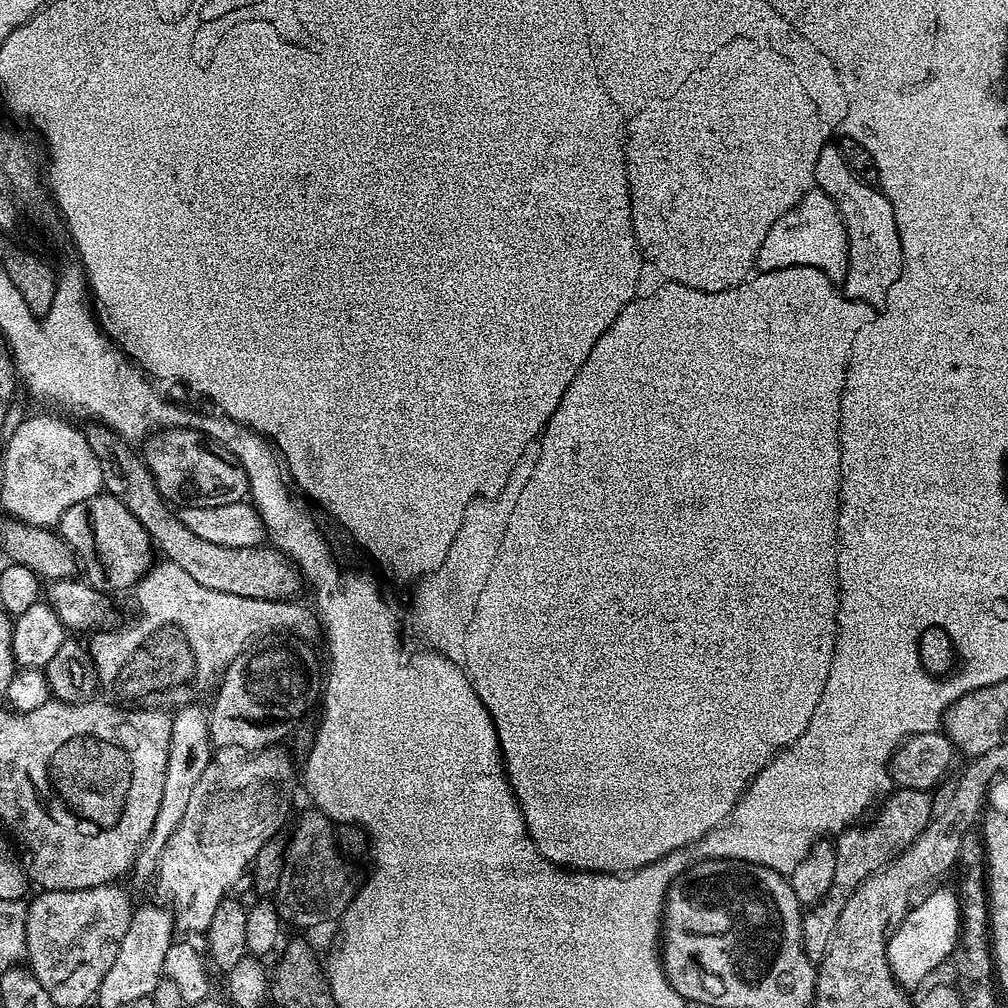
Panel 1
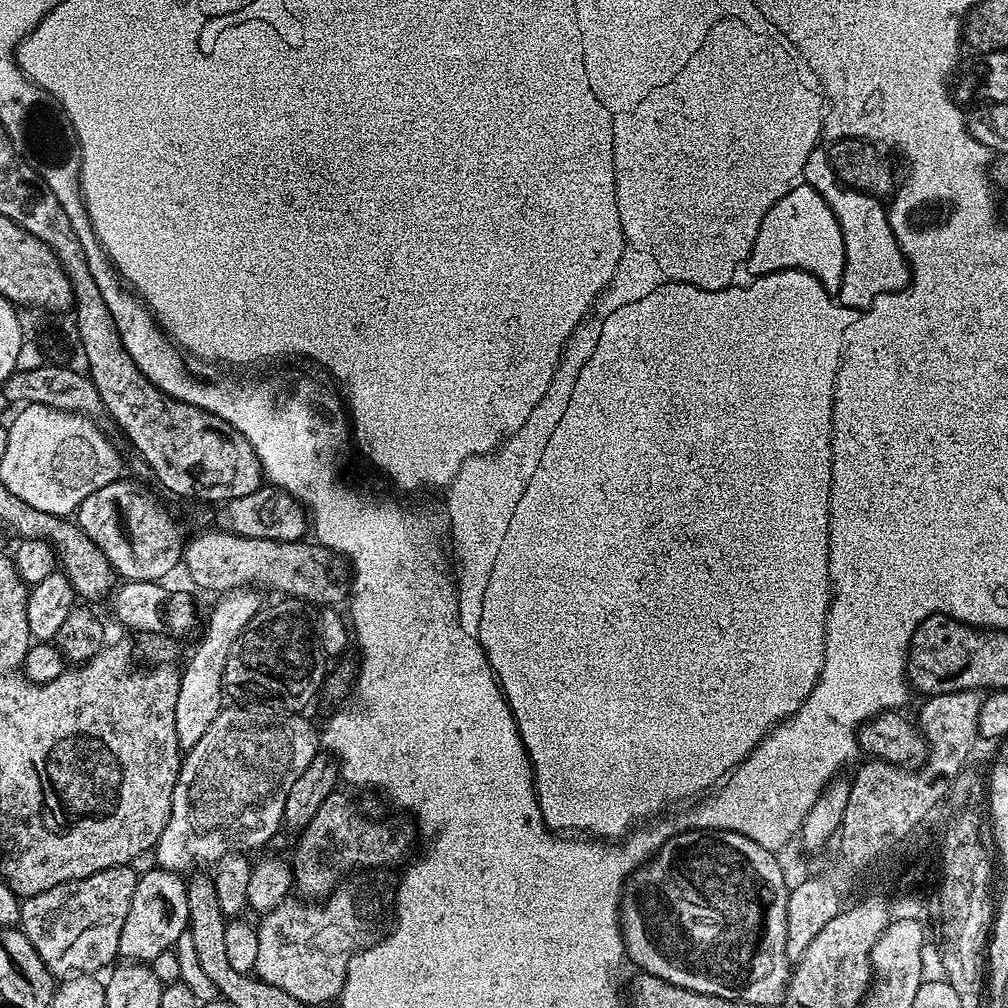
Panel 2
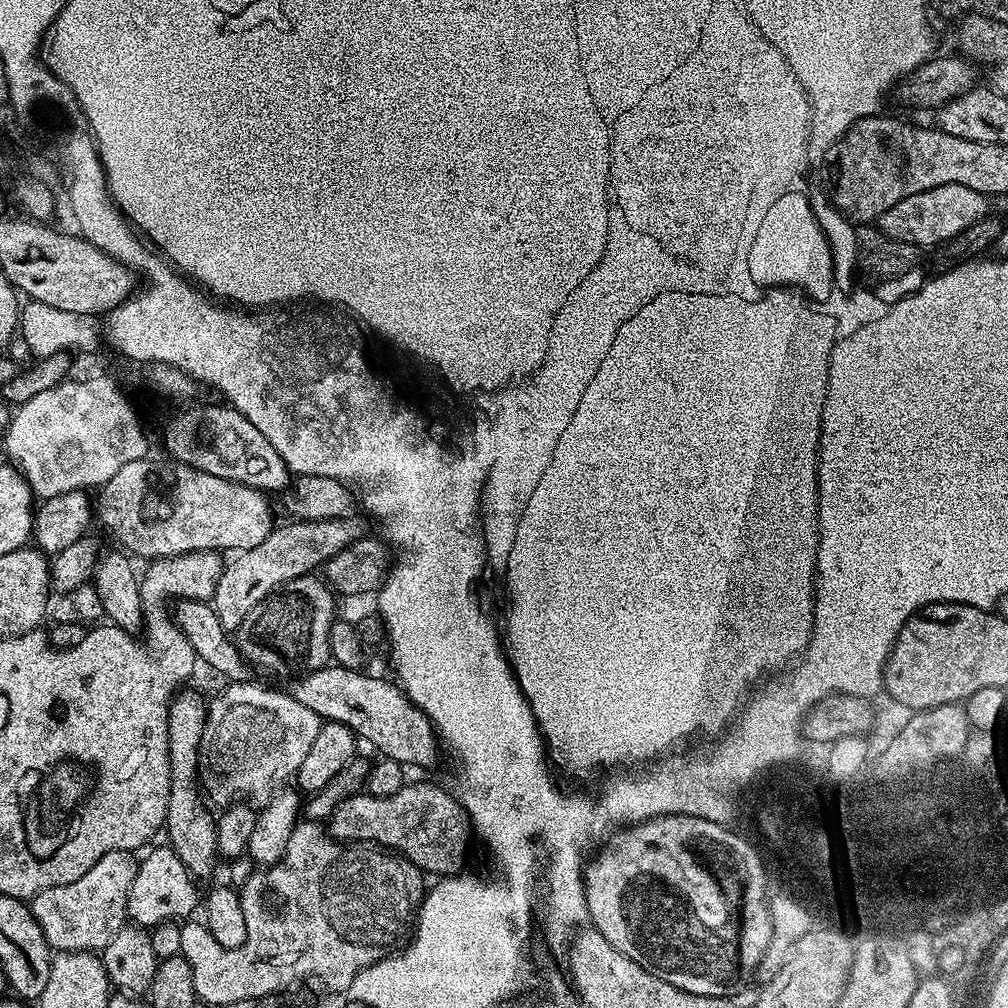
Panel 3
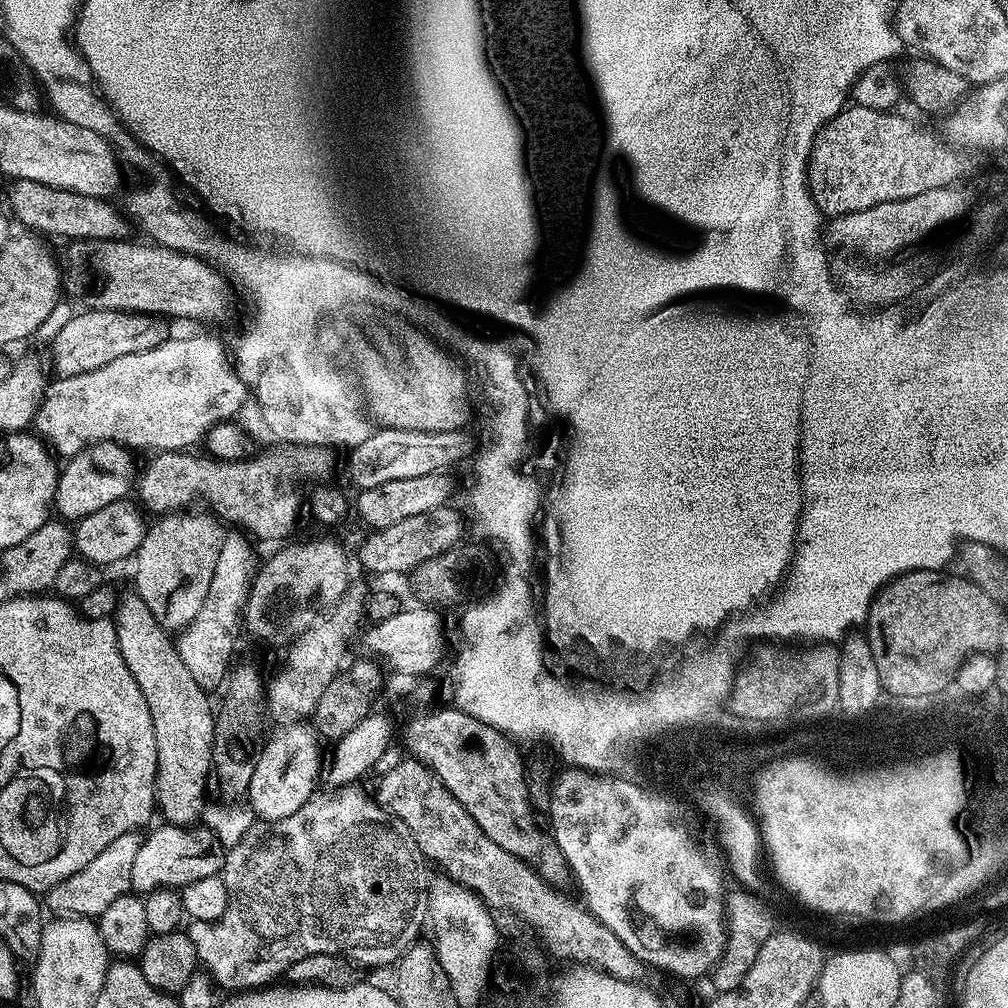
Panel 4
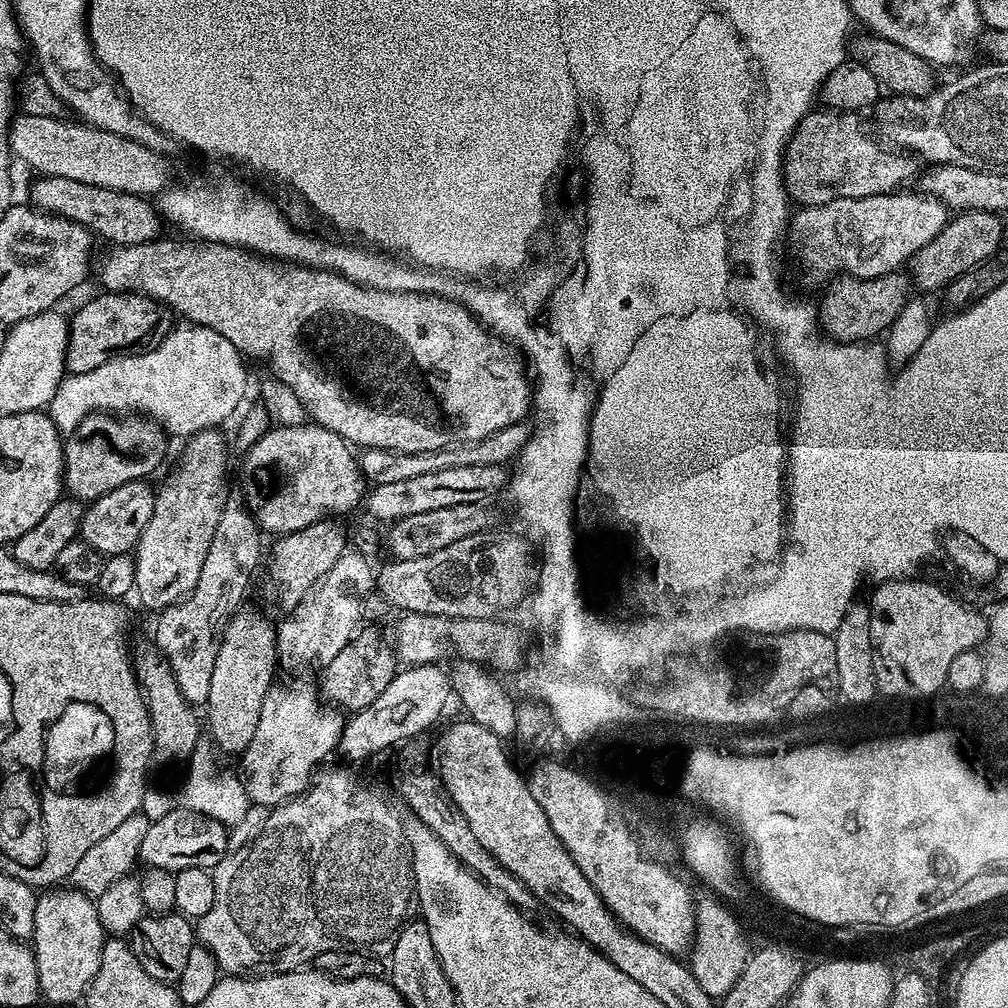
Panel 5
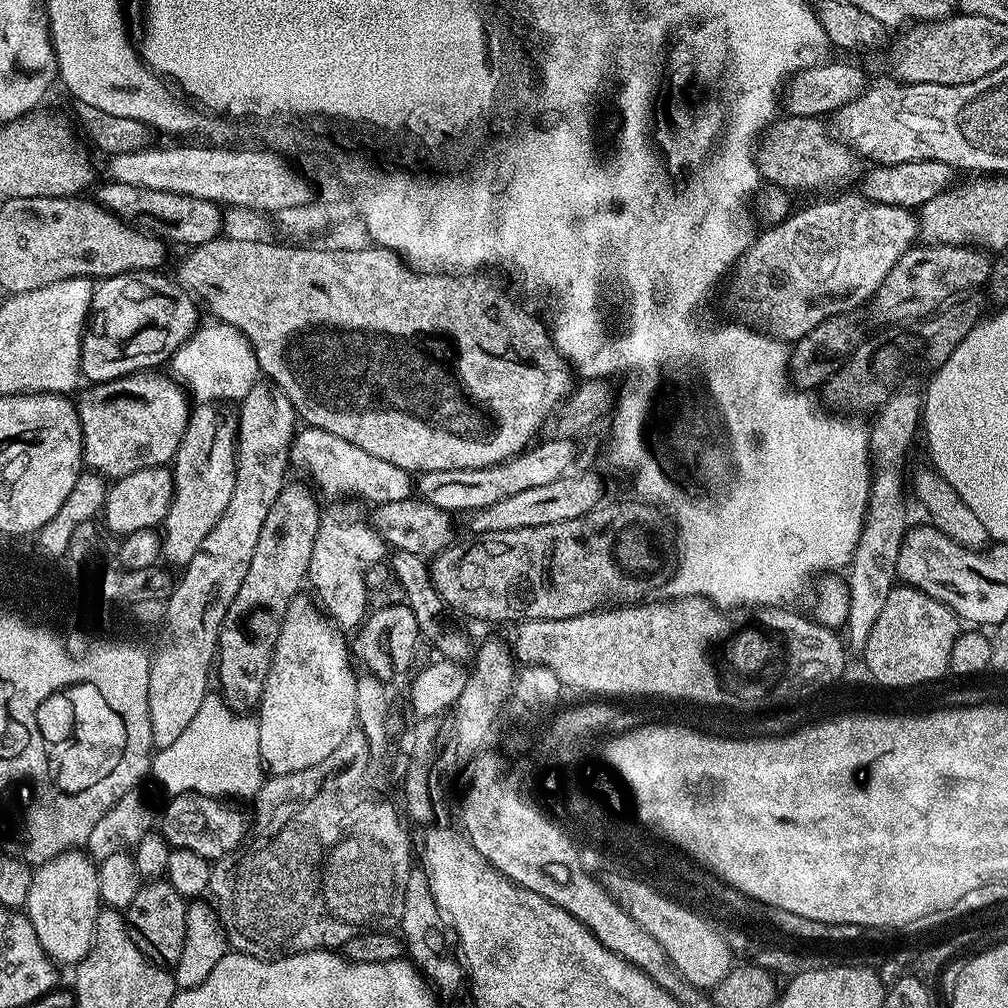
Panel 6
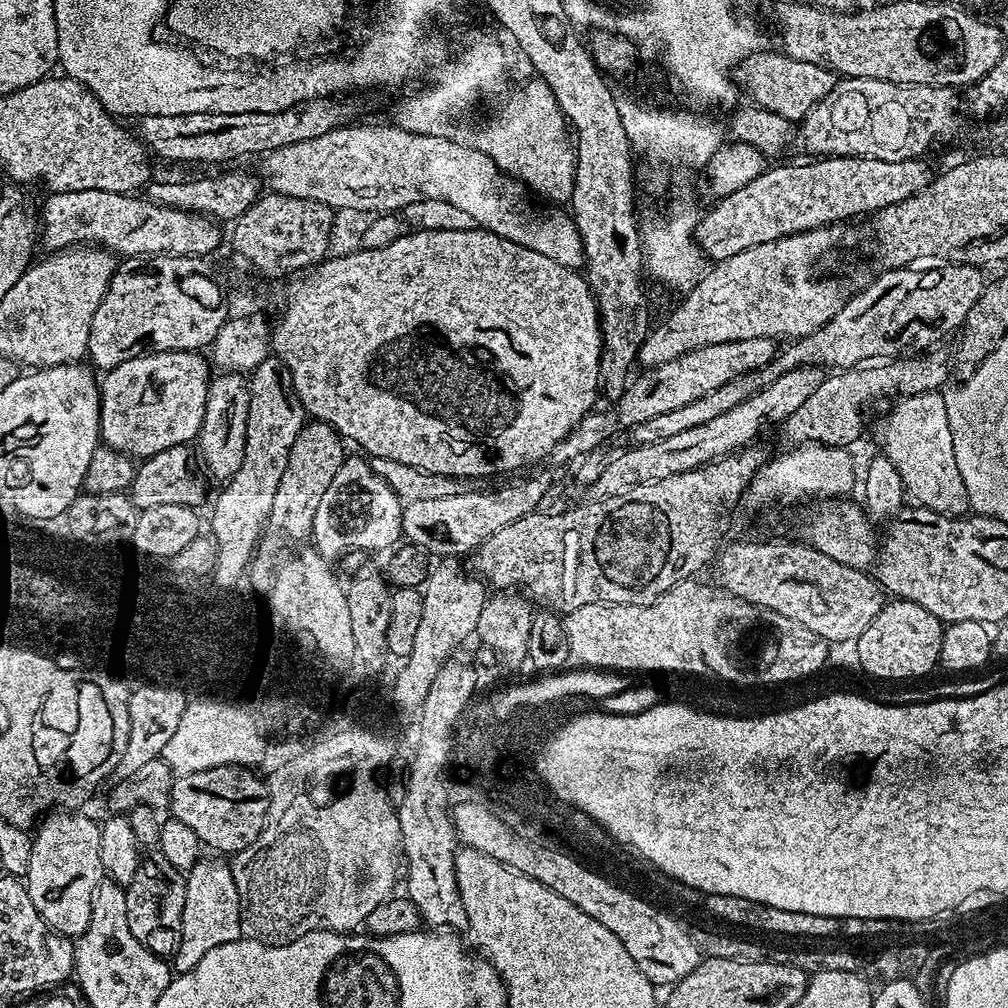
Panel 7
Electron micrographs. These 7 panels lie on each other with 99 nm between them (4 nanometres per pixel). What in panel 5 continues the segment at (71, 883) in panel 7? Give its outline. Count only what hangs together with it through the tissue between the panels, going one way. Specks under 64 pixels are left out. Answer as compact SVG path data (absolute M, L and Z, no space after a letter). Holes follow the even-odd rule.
M56 886L45 891L36 902L34 930L30 937L36 954L41 997L45 1001L48 999L52 1004L72 1004L75 1000L77 1003L88 991L94 974L98 974L105 939L106 933L98 918L95 899L88 893L71 886Z

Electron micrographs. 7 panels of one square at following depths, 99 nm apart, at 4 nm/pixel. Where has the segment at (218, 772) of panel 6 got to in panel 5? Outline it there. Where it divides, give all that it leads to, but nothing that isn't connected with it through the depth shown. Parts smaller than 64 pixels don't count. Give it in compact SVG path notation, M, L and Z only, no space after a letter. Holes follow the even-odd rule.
M202 740L189 757L186 766L188 770L184 780L173 794L168 790L145 791L141 813L147 817L149 823L164 818L174 808L206 814L207 817L222 822L228 828L234 828L234 825L240 823L247 816L249 805L246 792L239 790L239 792L234 793L225 790L218 774L214 754L216 755L216 752L211 743Z

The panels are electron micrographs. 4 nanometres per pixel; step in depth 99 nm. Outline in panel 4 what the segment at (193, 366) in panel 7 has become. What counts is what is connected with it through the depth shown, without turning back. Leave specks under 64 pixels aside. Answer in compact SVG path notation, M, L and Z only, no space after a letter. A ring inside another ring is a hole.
M102 442L69 459L65 463L68 465L65 468L63 465L56 481L56 493L52 499L55 515L64 522L79 522L82 518L94 514L94 510L102 510L102 506L110 506L114 502L125 499L129 495L127 492L133 491L134 481L138 476L138 464L132 461L132 456L133 453L129 449L119 444Z

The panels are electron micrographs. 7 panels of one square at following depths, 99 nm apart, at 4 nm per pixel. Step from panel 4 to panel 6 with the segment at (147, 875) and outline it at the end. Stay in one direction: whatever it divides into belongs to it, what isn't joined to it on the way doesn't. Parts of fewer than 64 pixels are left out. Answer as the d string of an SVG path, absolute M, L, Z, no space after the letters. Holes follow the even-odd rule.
M192 792L173 796L168 802L164 812L162 808L162 815L158 820L158 831L172 848L194 850L194 854L202 854L202 858L215 862L241 847L249 835L250 820L235 808L235 803Z

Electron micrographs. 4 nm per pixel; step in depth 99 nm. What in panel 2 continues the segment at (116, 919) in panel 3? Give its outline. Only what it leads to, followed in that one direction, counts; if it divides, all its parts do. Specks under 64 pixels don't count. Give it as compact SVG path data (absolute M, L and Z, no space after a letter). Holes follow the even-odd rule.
M119 864L98 874L90 874L90 878L66 882L62 886L54 886L54 890L42 890L42 894L25 896L19 901L19 927L24 929L30 942L34 942L38 956L42 958L42 962L46 962L53 976L67 978L77 974L96 974L99 973L99 968L107 969L113 963L111 960L117 959L122 926L126 926L126 914L130 914L130 898L134 898L134 886L138 879L138 872L134 869L135 867Z

